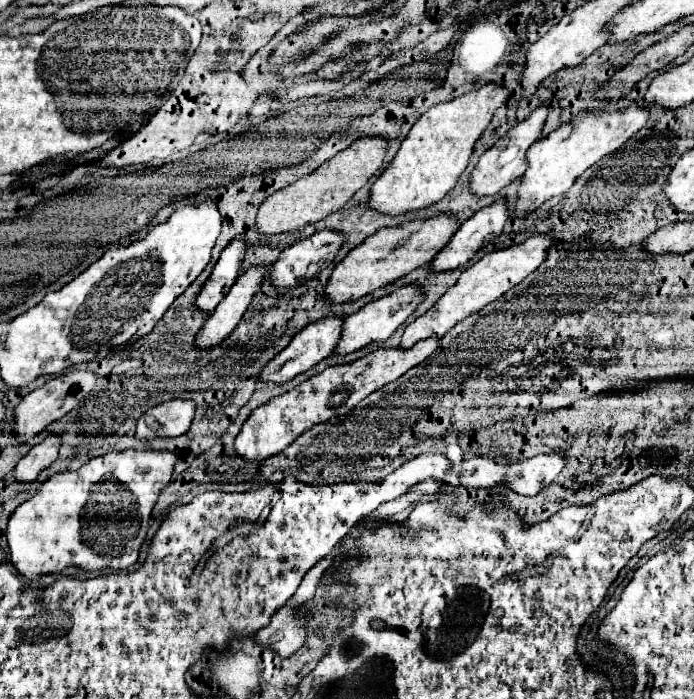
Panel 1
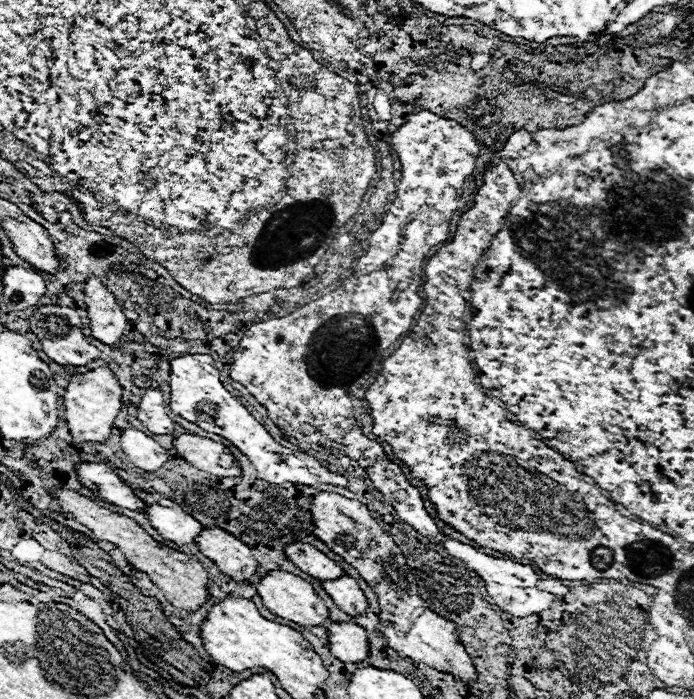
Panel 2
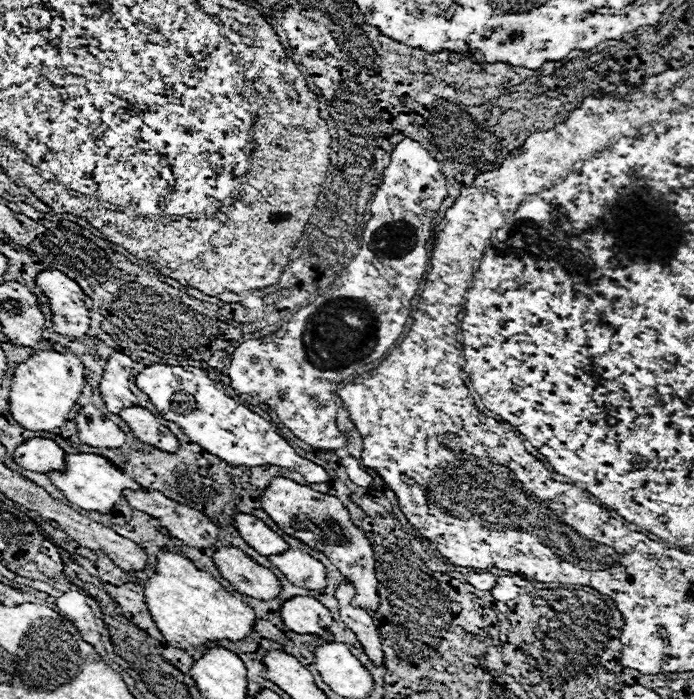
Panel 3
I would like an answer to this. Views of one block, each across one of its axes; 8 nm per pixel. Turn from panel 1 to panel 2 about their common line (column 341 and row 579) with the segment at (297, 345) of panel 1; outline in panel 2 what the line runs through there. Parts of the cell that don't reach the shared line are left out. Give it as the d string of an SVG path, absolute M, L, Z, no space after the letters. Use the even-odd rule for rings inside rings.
M290 544L286 548L286 556L292 564L296 564L302 572L310 574L312 578L318 580L336 580L340 576L346 576L346 572L342 570L342 566L338 566L334 560L330 560L326 554L322 554L320 550L316 550L310 544Z

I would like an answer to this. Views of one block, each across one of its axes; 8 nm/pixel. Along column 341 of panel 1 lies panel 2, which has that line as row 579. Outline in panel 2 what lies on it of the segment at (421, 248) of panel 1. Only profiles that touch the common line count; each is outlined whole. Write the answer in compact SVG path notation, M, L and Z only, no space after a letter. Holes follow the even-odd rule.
M282 570L268 572L258 584L258 594L260 594L264 606L272 614L276 614L280 618L286 618L286 620L292 620L300 626L322 626L330 618L328 608L324 606L324 600L316 594L312 584L308 584L306 580L302 580L294 574L288 574L288 572L282 572Z

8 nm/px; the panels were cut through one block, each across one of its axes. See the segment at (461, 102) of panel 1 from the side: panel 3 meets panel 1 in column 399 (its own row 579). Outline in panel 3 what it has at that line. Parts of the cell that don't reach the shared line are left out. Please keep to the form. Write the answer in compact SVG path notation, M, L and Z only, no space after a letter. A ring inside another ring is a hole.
M158 554L156 574L146 582L144 598L148 600L148 610L166 642L180 650L200 650L206 642L216 640L240 642L246 640L256 626L252 606L226 592L208 572L198 570L180 554Z

